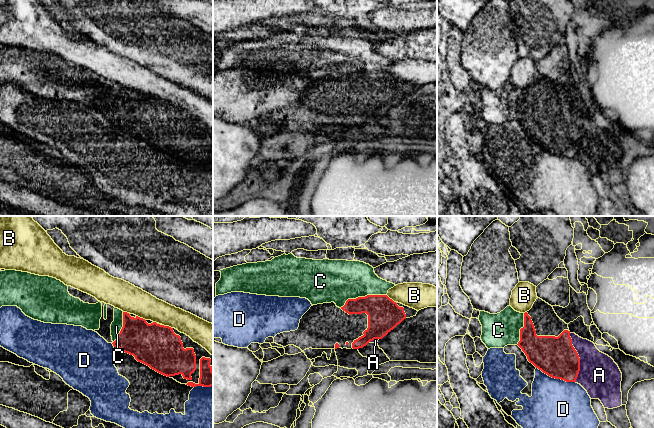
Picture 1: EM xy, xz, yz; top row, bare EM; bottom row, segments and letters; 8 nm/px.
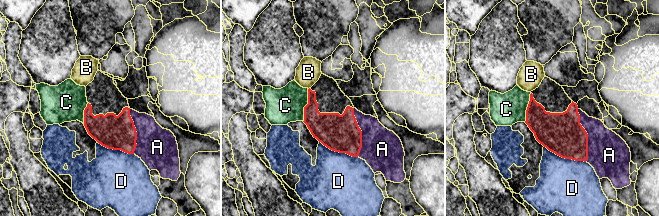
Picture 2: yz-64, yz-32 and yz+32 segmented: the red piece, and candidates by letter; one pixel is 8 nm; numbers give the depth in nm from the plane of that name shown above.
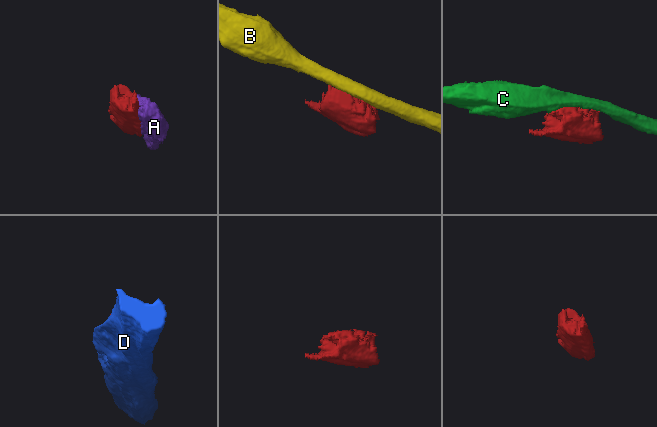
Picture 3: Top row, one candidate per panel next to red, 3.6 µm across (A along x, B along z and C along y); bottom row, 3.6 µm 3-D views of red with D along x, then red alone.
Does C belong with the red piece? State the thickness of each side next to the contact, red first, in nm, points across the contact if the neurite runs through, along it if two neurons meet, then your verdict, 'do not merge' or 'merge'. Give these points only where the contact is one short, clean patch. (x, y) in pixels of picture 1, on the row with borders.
260 nm thick on the red side, 340 nm on the other; do not merge

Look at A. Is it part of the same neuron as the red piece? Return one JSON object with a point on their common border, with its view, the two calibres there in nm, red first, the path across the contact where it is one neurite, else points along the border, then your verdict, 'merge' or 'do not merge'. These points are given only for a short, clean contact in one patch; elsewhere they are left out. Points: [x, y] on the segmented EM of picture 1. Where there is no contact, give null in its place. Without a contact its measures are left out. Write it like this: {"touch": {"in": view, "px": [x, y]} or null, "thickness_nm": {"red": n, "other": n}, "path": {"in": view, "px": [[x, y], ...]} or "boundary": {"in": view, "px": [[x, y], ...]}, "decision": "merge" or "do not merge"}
{"touch": {"in": "yz", "px": [578, 357]}, "thickness_nm": {"red": 320, "other": 320}, "decision": "do not merge"}

